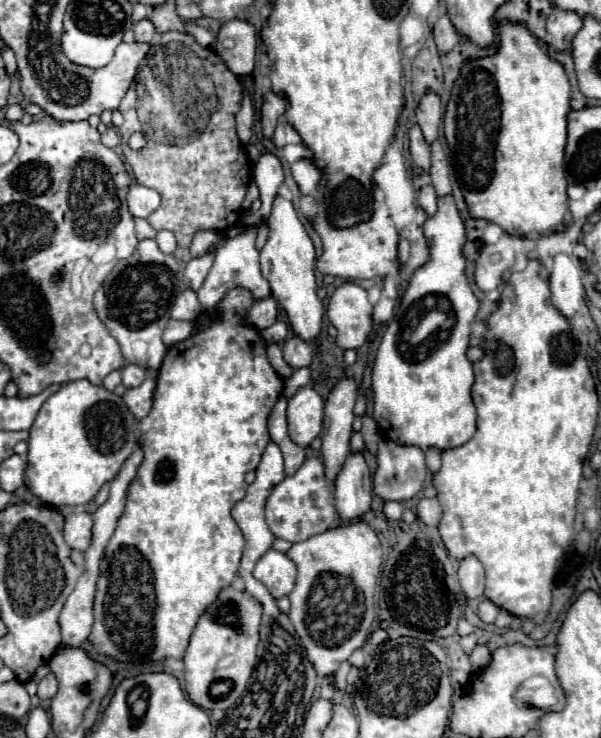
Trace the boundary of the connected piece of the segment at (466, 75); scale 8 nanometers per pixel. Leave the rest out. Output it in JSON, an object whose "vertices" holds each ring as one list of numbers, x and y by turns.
{"vertices":[[500,22,498,24,500,44,496,48,496,54,484,56,484,58,468,58,464,60,460,68,460,76,456,78,452,86,452,94,446,106,444,116,444,136,448,142,448,148,452,152,452,166,458,176,458,182,462,186,462,194,466,198,468,210,472,218,484,218,490,222,496,222,500,228,504,228,508,234,516,236,536,236,552,230,560,230,566,224,566,210,568,210,568,196,566,196,566,178,564,178,564,146,566,146,566,114,570,112,570,82,560,62,548,56,544,50,544,44,528,30,522,22]]}

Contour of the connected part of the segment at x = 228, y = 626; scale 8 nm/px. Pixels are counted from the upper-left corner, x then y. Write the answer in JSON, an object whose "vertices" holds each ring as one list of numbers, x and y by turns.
{"vertices":[[232,586,218,592,216,602,200,616,184,654,186,692,194,704,204,710,226,710,242,696,256,664,260,618,262,606,248,592,240,592]]}

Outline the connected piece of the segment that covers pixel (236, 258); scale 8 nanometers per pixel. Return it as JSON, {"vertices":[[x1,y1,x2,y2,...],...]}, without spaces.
{"vertices":[[250,224,250,226,244,226,244,230,234,236,234,238,226,238,220,246,218,246,218,252,216,252,216,258,214,258,214,264,210,268,210,274,206,278,206,282,202,284,202,288,198,290,198,300,202,304,202,308,206,312,212,312,218,304,218,300,224,296,226,290,234,288,234,286,242,286,246,290,252,292,252,296,256,300,264,298,270,294,270,284,268,280,262,276,260,272,260,252,256,248,256,234,258,234,258,226,260,224]]}

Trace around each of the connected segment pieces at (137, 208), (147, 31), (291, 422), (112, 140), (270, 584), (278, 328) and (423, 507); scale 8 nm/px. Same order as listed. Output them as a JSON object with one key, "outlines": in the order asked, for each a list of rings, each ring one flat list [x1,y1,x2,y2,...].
{"outlines":[[[132,184,130,192,128,192,128,208,130,214,134,218,148,218,156,208,160,206,160,194,140,186,140,184]],[[146,18,136,22,134,24,134,36,136,36,136,42,150,42,154,36,154,24]],[[312,386,300,388,288,400,288,432,298,446,308,446,322,430,324,400]],[[108,126,108,130,102,134,102,144,108,148,116,148,120,144,120,134,114,126]],[[268,550,254,566,252,576,256,580,260,580,268,592,278,600,282,596,288,596,294,588,294,580,296,580,296,566,294,562,276,550]],[[278,320,278,322,274,322,270,328,262,330,262,338,264,338,268,344,272,344,272,342,284,342,286,336,288,336,288,324,282,322,282,320]],[[422,498,420,504,418,504,418,518,428,524,428,526,436,526,442,518,442,512,440,512,440,504,436,498]]]}

